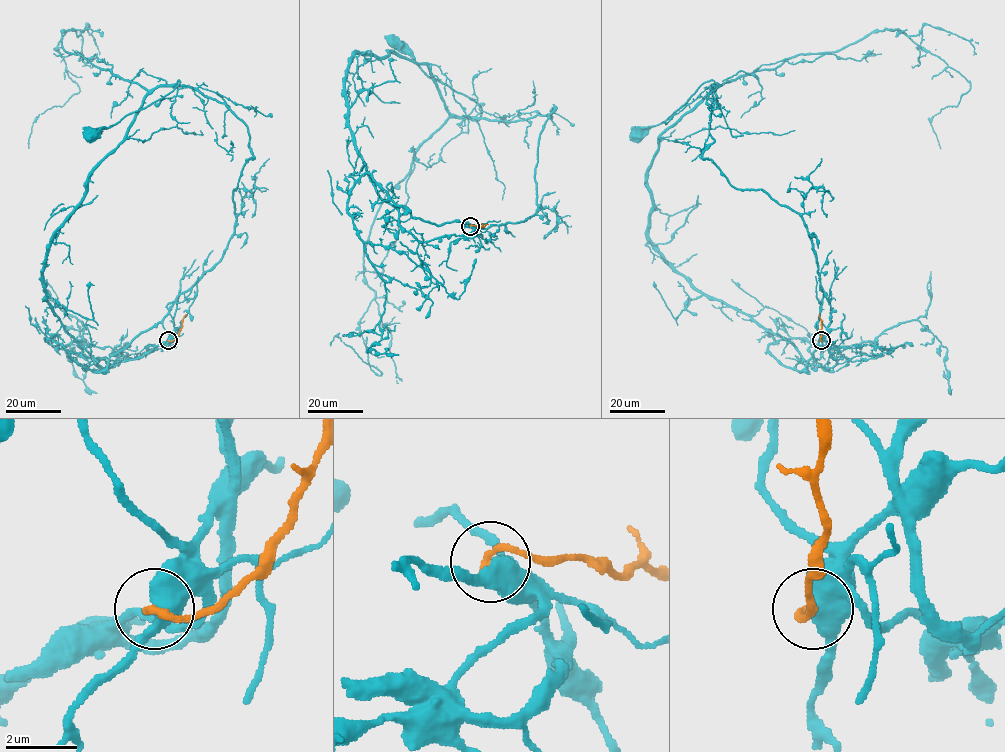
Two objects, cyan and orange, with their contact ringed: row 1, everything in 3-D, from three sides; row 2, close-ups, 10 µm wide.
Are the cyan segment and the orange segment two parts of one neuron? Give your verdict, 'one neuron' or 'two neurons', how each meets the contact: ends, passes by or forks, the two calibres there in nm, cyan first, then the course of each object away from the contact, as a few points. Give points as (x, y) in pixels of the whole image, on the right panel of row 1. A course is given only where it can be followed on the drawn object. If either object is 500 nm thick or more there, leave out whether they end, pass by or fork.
two neurons; 500 nm thick on the cyan side, 220 nm on the other; cyan runs (821, 340), (823, 292), (803, 218), (762, 190), (736, 189), (702, 157), (713, 141), (713, 80), (638, 134); orange runs (821, 340), (819, 314)

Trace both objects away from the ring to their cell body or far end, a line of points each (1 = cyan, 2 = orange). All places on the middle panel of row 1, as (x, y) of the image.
1: (470, 226), (537, 211), (538, 141), (555, 107), (551, 118), (479, 119), (473, 100), (395, 43)
2: (470, 226), (488, 224)

